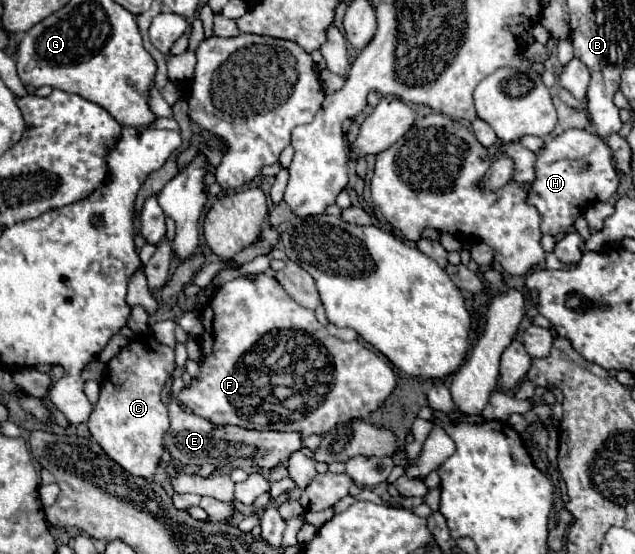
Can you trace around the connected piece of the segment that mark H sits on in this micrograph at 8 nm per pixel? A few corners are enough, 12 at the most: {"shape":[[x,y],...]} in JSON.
{"shape":[[595,133],[547,137],[527,203],[541,231],[571,227],[619,183]]}

